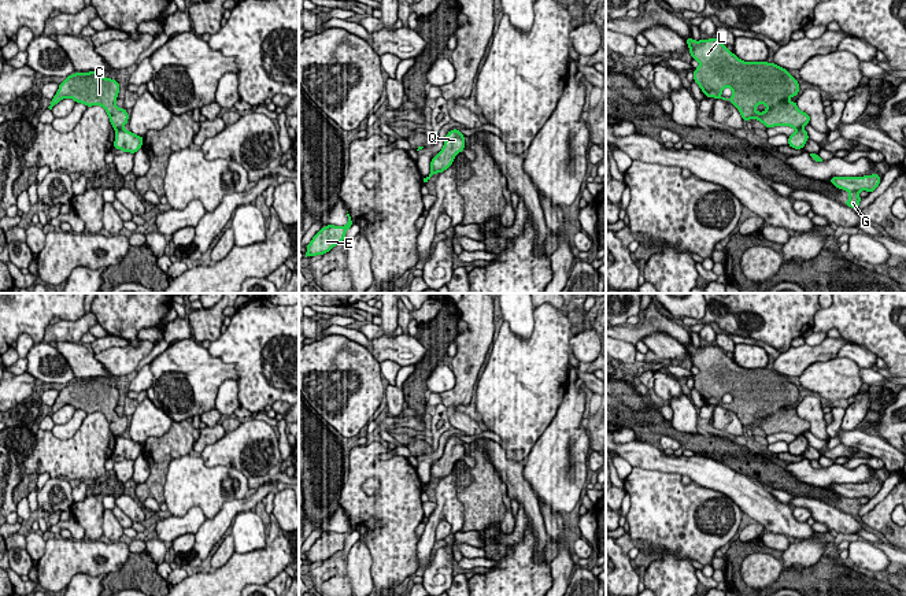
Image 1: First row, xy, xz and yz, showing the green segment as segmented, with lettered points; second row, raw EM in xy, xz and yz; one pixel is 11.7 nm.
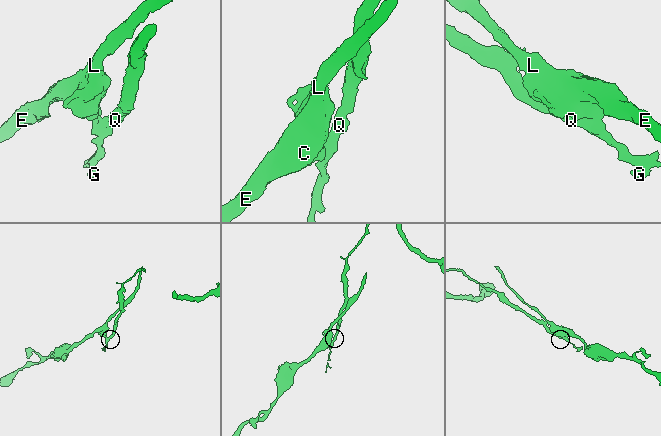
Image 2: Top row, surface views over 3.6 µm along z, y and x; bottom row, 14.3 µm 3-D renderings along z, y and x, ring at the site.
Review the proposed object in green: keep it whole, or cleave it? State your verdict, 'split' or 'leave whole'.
split

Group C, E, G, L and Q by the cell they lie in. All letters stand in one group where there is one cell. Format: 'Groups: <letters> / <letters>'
Groups: C E L / G Q

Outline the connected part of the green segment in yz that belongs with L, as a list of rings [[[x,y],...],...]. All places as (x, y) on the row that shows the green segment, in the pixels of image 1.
[[[685,38],[692,59],[700,64],[694,70],[694,81],[699,85],[706,97],[729,100],[740,112],[744,122],[758,119],[766,129],[774,126],[791,126],[802,129],[810,123],[810,115],[800,111],[796,101],[788,103],[789,97],[799,93],[799,82],[789,75],[787,69],[768,62],[744,62],[717,38]]]

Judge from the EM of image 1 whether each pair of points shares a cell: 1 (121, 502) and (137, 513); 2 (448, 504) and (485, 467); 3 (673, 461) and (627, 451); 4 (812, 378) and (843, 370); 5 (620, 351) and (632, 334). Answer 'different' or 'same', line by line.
1: same
2: different
3: same
4: same
5: different

